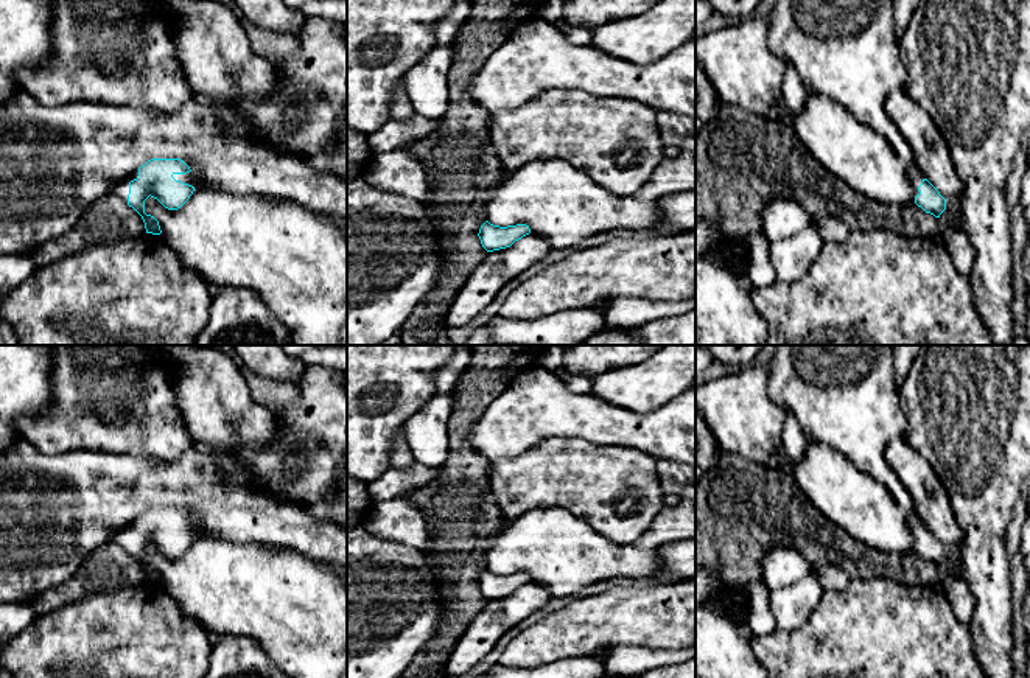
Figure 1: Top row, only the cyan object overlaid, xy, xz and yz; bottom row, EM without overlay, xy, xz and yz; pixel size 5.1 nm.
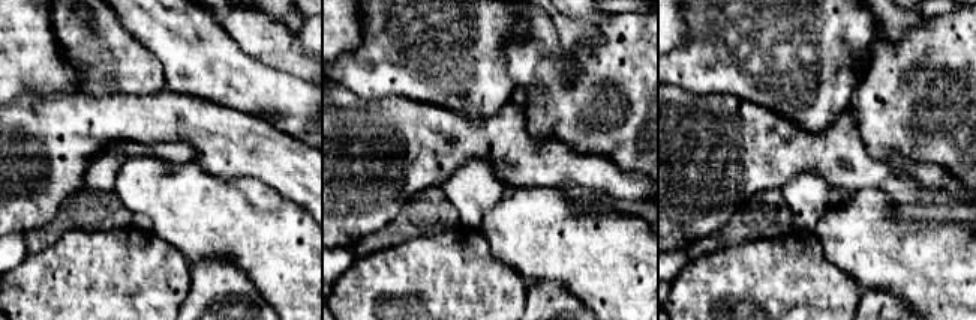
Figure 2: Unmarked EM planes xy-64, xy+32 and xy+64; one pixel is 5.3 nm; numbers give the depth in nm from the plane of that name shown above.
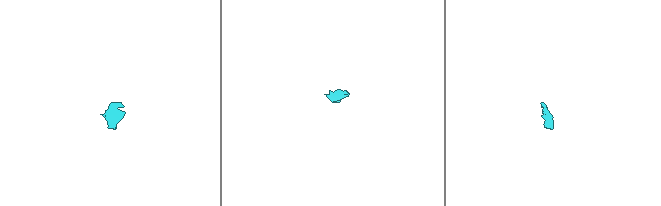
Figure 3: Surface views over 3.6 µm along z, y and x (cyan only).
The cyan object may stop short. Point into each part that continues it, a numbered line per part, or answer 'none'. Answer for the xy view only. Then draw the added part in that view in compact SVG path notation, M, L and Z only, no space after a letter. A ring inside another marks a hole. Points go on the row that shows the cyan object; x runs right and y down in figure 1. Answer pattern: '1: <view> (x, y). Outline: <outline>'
1: xy (189, 178). Outline: M190 171L190 173L187 173L187 174L173 174L173 177L176 179L176 180L180 180L180 182L184 182L184 183L188 183L188 185L191 185L191 187L198 187L198 179L196 179L196 176L194 176L194 173L193 171Z
2: xy (122, 188). Outline: M135 171L132 176L129 176L128 179L115 183L112 188L110 188L110 194L115 194L118 197L121 197L124 202L128 202L128 194L129 194L129 182L137 179L138 176L138 171Z

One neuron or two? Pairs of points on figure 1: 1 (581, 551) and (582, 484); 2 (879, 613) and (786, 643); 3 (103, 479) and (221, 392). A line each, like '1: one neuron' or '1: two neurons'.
1: two neurons
2: one neuron
3: two neurons

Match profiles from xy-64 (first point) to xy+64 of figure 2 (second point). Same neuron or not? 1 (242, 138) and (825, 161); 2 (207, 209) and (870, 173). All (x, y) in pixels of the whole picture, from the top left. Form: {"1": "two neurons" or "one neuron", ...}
{"1": "one neuron", "2": "two neurons"}

